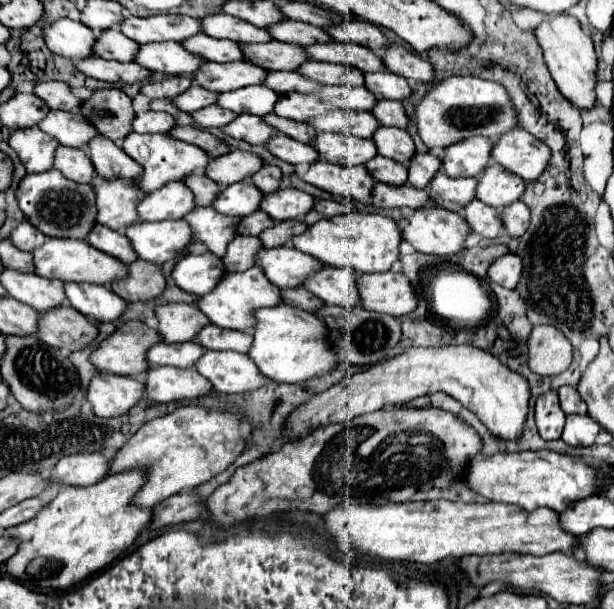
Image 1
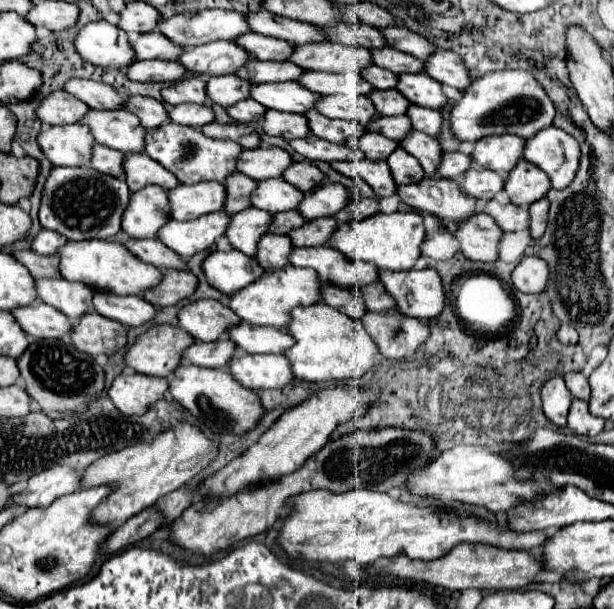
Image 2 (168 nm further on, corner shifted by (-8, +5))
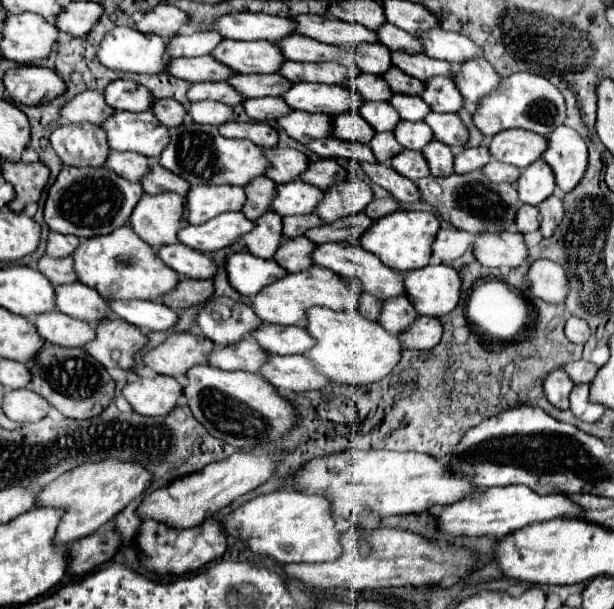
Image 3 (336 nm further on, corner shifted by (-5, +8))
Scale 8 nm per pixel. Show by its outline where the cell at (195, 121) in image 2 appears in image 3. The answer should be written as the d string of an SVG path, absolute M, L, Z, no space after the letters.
M213 100L193 102L187 108L187 114L197 124L215 124L215 126L219 126L219 124L231 120L231 108L227 104L219 104L219 102L213 102Z

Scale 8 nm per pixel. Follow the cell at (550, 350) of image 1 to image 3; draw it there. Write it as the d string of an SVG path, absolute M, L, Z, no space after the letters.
M571 316L565 324L565 336L575 344L585 344L585 340L589 338L589 326L581 318Z

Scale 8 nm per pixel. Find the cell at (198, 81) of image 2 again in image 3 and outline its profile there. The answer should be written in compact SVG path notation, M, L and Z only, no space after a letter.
M199 82L199 84L193 84L187 92L187 98L189 98L189 102L217 100L217 102L223 102L227 106L235 106L235 104L245 100L245 98L239 98L239 94L235 94L235 90L231 90L231 86L227 86L227 82Z

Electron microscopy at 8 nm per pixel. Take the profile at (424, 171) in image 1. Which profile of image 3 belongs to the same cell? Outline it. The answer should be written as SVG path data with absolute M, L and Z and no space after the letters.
M477 146L477 148L467 148L461 154L457 154L453 166L455 166L457 174L467 174L471 170L483 168L489 160L491 160L489 150L485 146Z

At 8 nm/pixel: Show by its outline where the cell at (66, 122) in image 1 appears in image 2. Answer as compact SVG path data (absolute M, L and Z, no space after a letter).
M128 109L118 111L90 111L84 119L96 137L96 143L106 145L110 149L118 149L122 153L138 153L144 151L146 129L140 125L138 117Z

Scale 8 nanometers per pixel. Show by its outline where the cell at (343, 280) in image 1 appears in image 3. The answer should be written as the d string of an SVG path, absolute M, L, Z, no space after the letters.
M405 294L381 300L379 324L381 324L387 332L399 334L399 332L401 332L403 328L407 328L415 318L417 318L415 308L411 306L411 302L407 300Z

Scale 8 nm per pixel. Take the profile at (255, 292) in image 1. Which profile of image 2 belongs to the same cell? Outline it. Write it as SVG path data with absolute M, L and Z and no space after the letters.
M288 265L280 271L268 271L258 281L234 293L230 301L230 309L238 313L238 317L242 317L246 323L284 329L290 323L290 311L294 307L322 301L322 287L324 285L318 281L318 273L314 273L314 269L302 269L302 267Z

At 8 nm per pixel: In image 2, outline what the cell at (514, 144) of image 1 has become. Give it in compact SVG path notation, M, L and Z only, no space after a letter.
M548 127L526 141L524 159L544 169L554 189L564 189L580 165L578 141L558 127Z

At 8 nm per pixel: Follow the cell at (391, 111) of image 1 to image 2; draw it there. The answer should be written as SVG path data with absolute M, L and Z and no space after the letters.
M412 105L406 115L412 119L414 129L418 129L418 131L422 131L426 135L432 135L432 137L440 135L440 129L442 129L440 111L426 109L426 107L420 107L420 105Z

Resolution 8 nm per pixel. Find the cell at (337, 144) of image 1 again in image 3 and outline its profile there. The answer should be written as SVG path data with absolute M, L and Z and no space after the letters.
M379 132L371 138L369 148L373 150L377 162L385 162L385 160L391 160L403 146L399 146L399 142L395 142L393 132Z

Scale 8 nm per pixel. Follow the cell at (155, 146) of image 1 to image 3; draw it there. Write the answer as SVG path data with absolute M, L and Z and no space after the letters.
M185 120L181 126L169 130L169 144L159 156L159 164L173 174L179 174L189 184L235 184L245 186L251 178L261 176L267 170L267 160L261 154L261 148L249 140L223 138L217 132L217 126L195 124Z

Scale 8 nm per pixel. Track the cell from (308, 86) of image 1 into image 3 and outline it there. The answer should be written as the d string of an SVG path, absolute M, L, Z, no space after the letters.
M359 74L357 78L347 80L345 86L359 92L363 96L363 100L387 102L391 98L391 94L393 94L391 88L387 86L387 82L383 82L381 76L373 76L373 74Z

